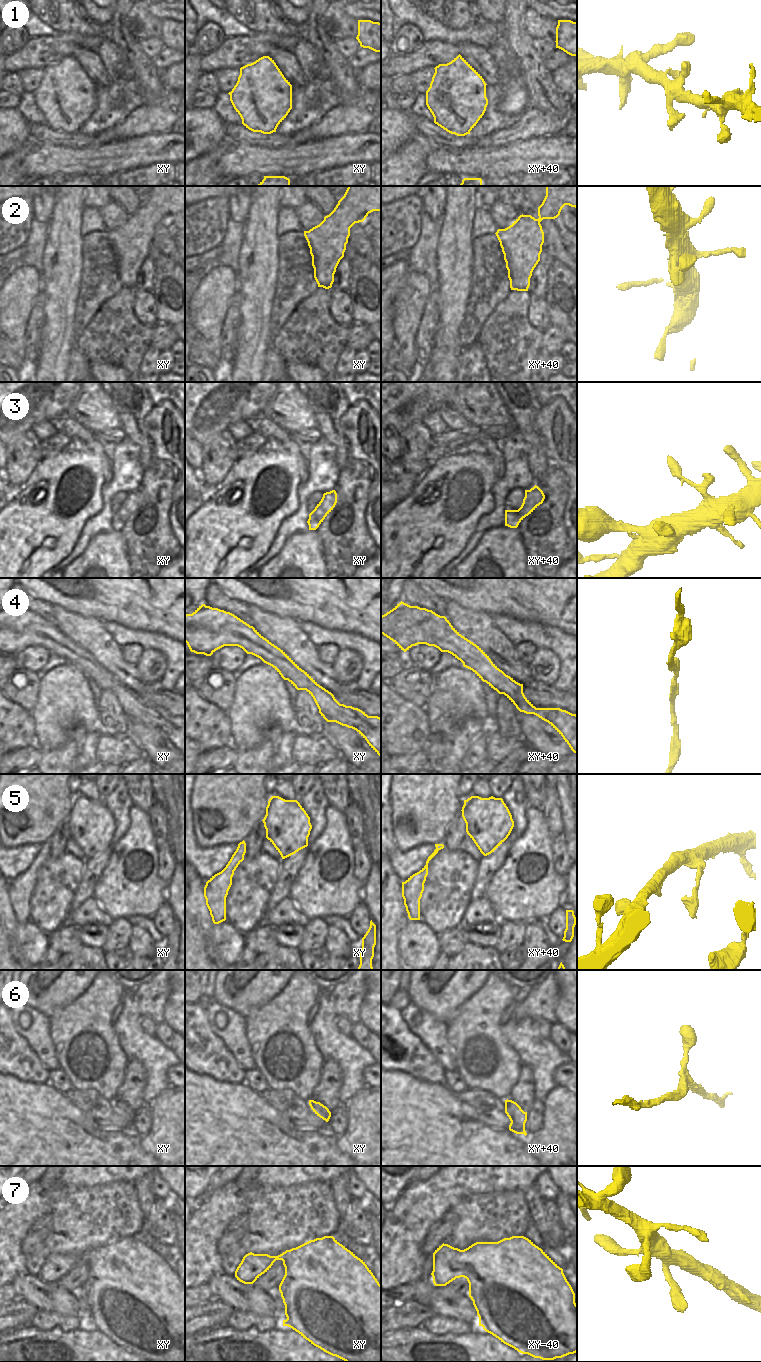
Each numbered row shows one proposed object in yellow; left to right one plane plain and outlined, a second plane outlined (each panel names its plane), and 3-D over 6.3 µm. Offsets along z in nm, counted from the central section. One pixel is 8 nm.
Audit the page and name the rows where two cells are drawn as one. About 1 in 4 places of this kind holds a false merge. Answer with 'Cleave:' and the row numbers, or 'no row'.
Cleave: no row

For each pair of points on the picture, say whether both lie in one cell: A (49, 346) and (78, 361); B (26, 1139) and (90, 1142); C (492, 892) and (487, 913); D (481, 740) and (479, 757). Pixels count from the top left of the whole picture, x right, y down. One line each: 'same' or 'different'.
A: different
B: same
C: different
D: same

